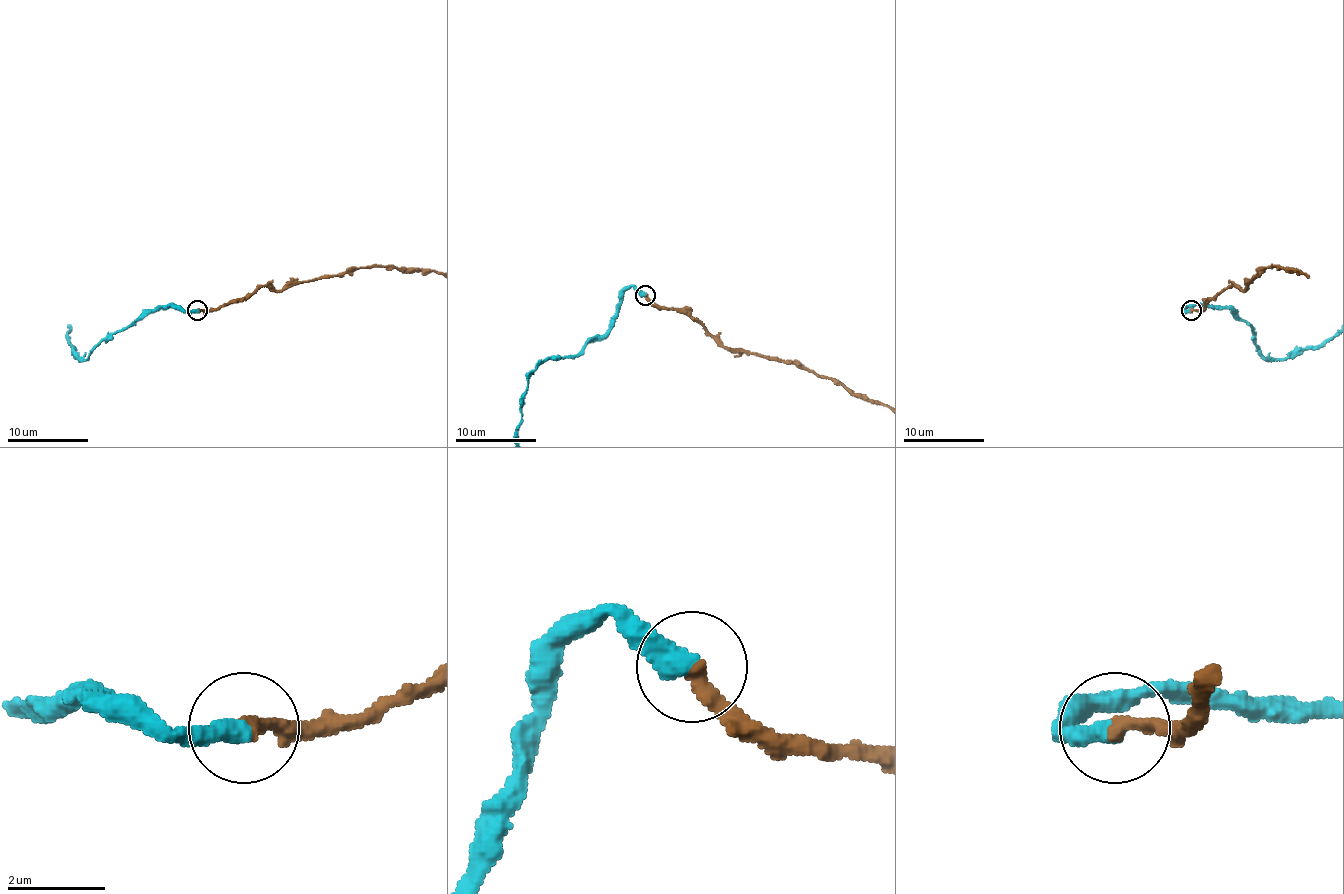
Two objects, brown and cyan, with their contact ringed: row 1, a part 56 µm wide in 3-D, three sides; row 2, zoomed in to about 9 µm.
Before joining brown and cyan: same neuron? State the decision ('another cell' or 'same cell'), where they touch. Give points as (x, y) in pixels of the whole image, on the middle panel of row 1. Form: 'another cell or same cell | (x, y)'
same cell | (645, 295)

